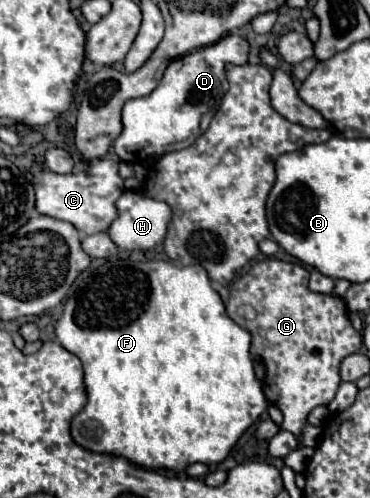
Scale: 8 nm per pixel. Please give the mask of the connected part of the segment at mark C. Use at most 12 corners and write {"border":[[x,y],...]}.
{"border":[[116,161],[58,175],[34,165],[36,209],[84,235],[118,217]]}

